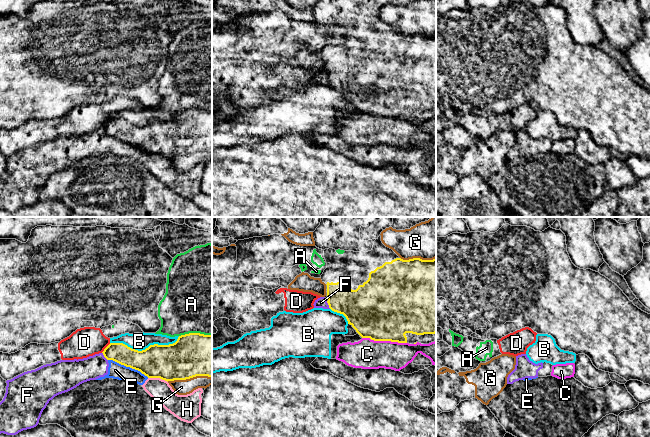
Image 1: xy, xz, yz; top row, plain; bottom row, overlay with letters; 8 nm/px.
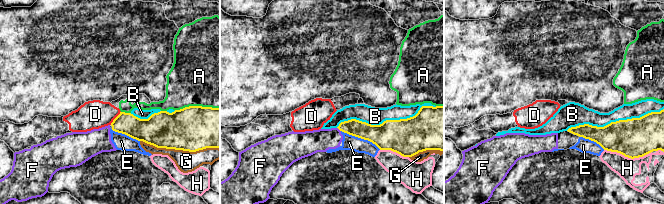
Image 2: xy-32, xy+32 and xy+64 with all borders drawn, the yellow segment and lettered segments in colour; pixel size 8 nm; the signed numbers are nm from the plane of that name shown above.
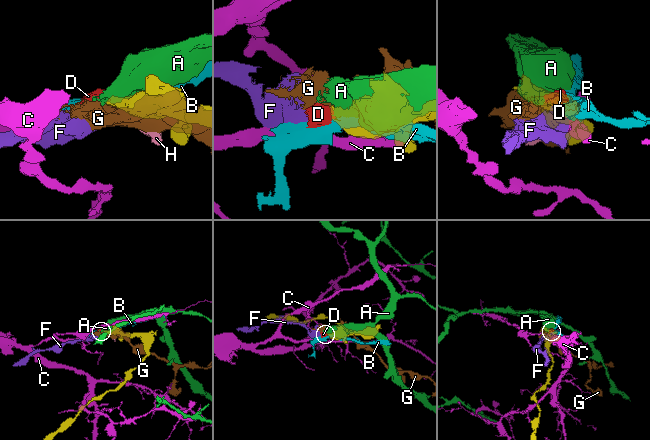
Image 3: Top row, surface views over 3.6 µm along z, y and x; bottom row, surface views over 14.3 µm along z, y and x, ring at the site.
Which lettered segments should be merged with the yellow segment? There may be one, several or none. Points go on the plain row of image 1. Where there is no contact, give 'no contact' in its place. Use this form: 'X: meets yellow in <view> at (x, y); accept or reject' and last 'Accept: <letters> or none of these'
A: meets yellow in xy at (195, 109); reject
B: meets yellow in xy at (146, 124); reject
C: meets yellow in xz at (384, 116); reject
D: meets yellow in xy at (105, 124); reject
E: meets yellow in xy at (128, 142); reject
F: meets yellow in xy at (104, 132); reject
G: meets yellow in xy at (189, 154); reject
H: meets yellow in xy at (158, 153); reject
Accept: none of these

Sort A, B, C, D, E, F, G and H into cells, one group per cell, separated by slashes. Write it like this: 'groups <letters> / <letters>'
groups A D / B / C / E F H / G

